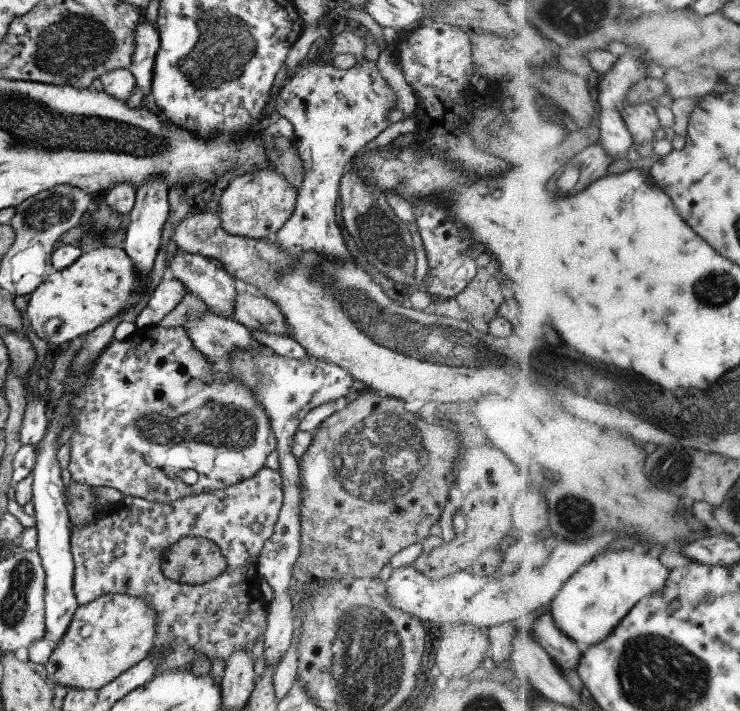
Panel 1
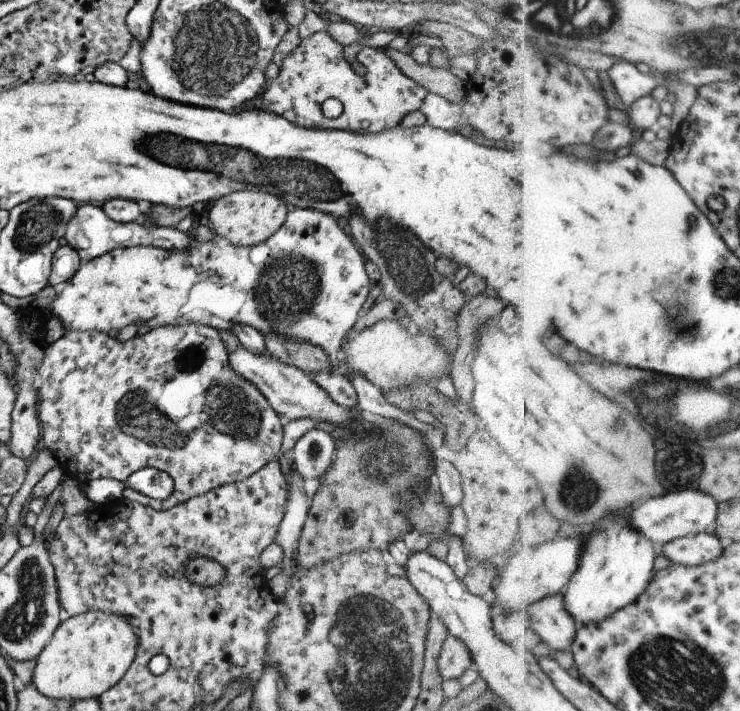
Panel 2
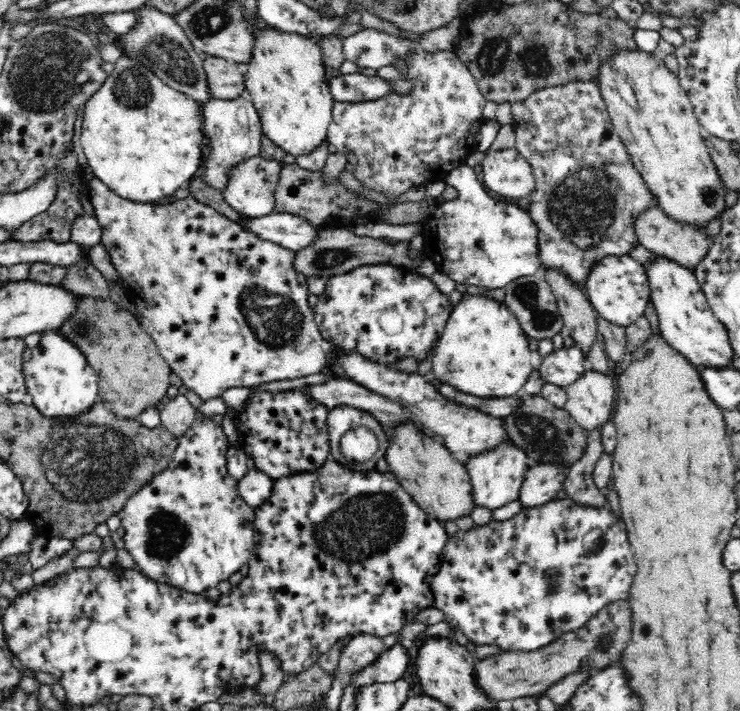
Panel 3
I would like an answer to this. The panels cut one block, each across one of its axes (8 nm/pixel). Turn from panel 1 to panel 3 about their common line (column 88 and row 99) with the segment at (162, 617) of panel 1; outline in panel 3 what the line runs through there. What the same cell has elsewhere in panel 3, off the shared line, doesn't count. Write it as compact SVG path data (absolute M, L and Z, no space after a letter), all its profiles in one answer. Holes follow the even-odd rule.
M577 80L568 84L556 85L555 87L541 88L534 91L528 98L511 103L511 111L513 114L513 122L511 124L516 135L515 149L531 164L535 176L535 189L528 195L528 214L537 226L538 250L543 269L559 270L564 276L567 276L572 282L577 282L581 288L585 288L586 278L592 270L592 266L596 262L600 262L607 255L629 255L632 248L636 248L639 242L634 232L636 216L640 216L642 212L646 212L650 206L656 205L652 191L648 189L648 185L644 182L642 175L636 170L632 162L630 153L619 138L617 130L614 128L612 121L609 120L609 114L605 107L597 81Z

